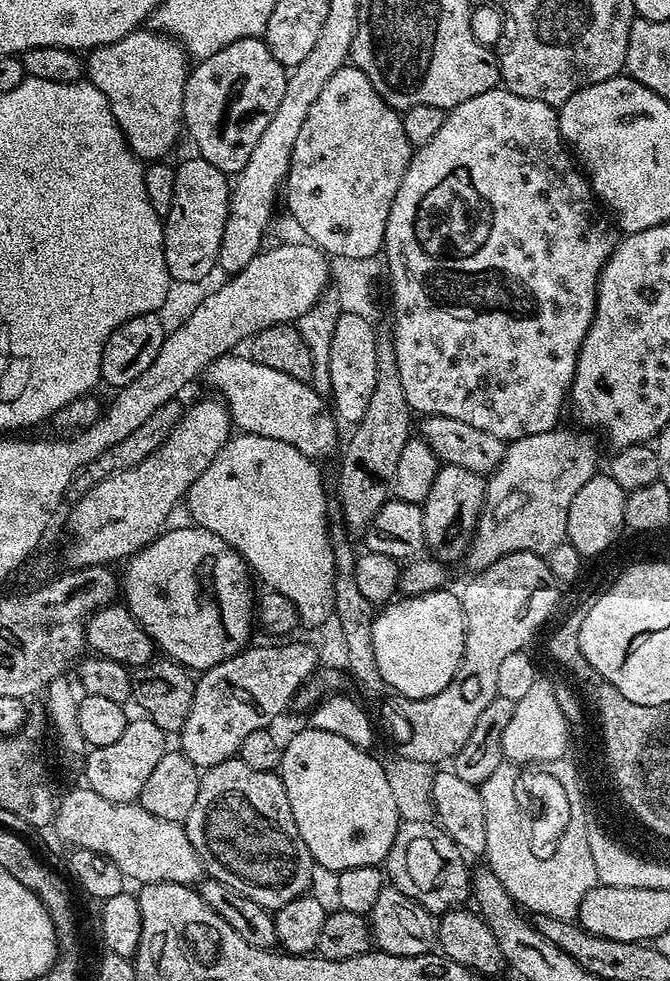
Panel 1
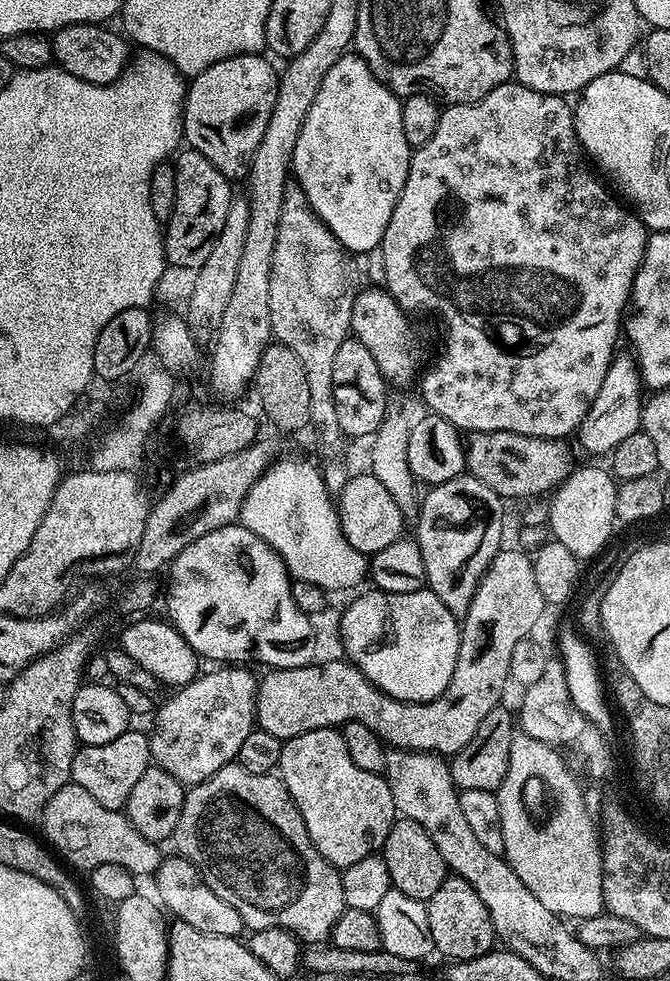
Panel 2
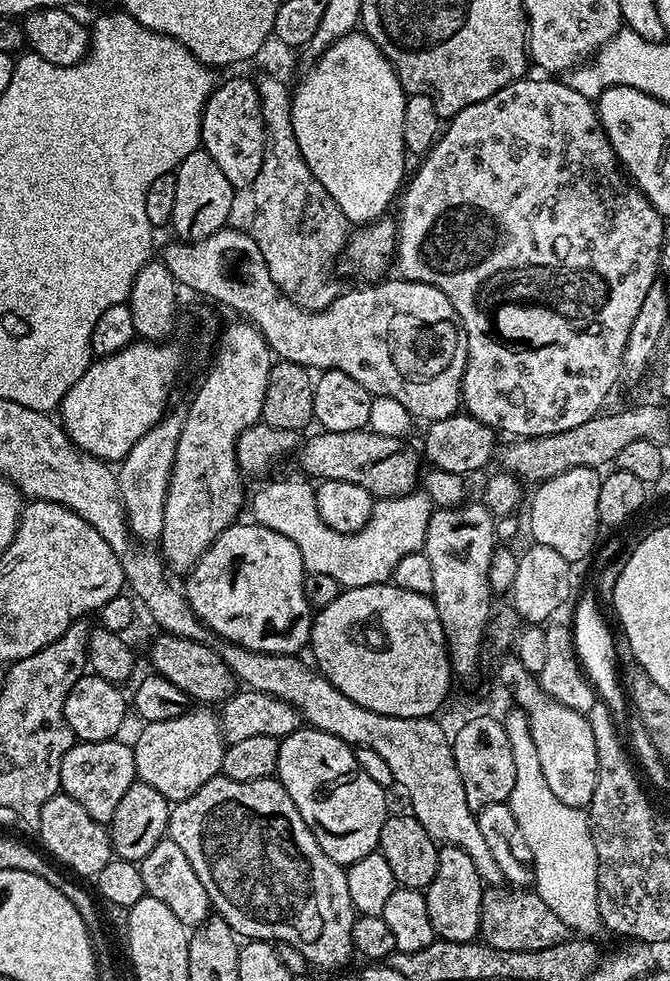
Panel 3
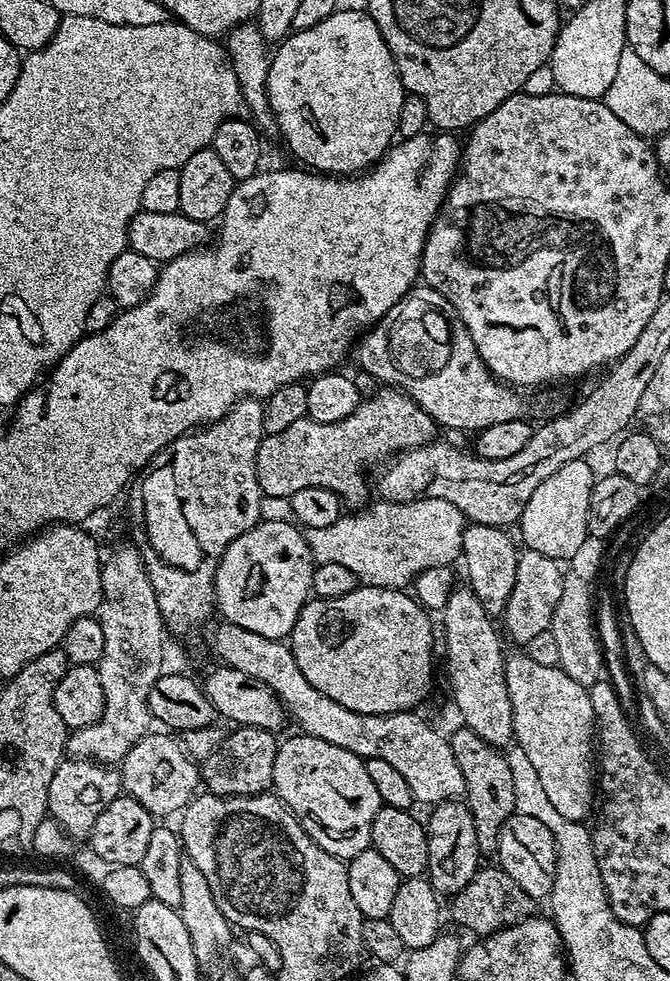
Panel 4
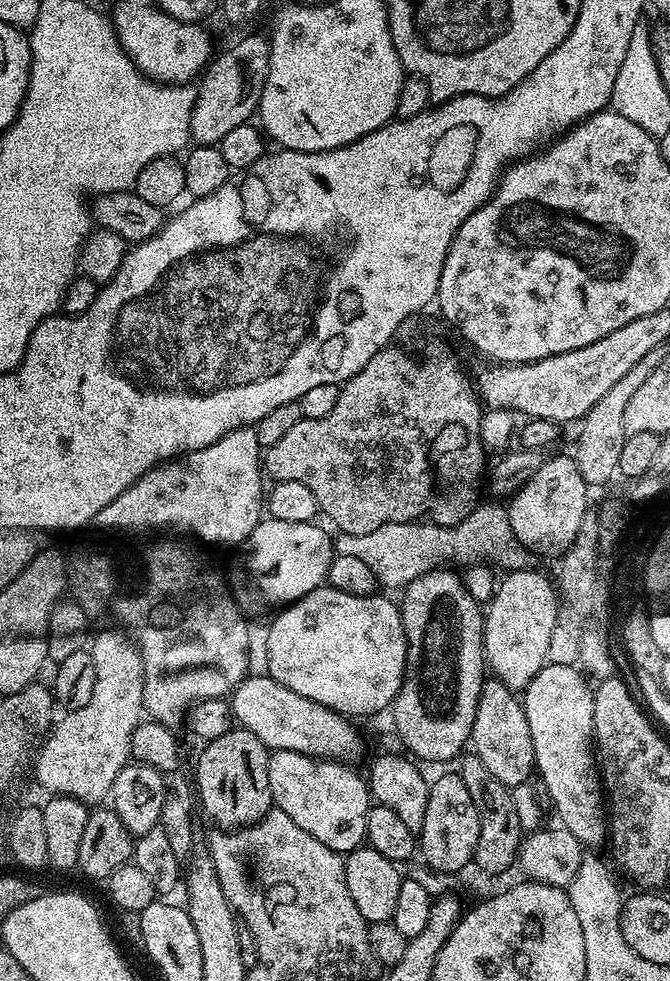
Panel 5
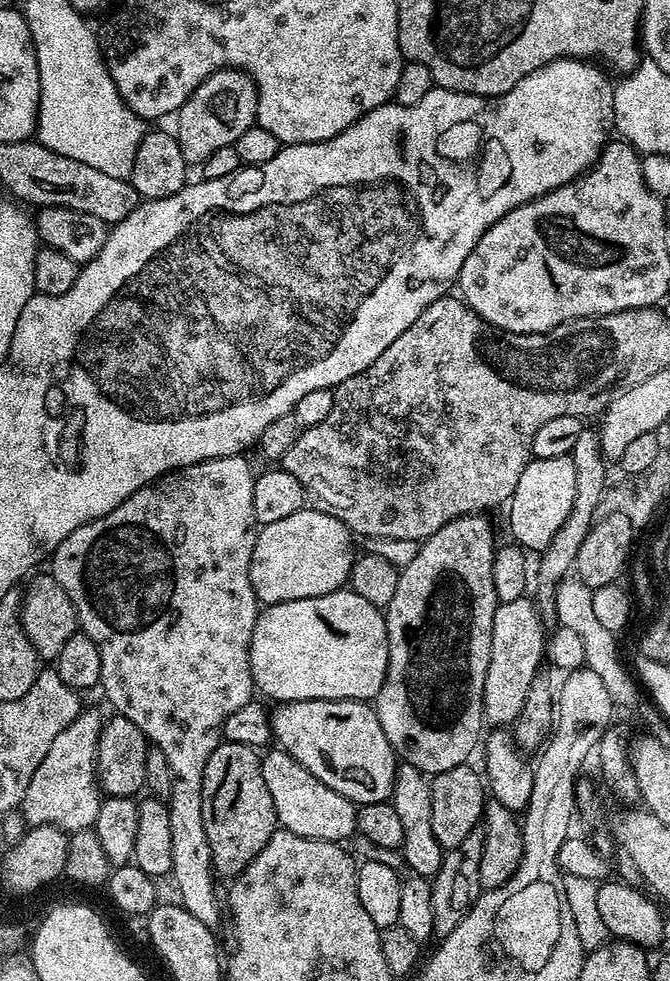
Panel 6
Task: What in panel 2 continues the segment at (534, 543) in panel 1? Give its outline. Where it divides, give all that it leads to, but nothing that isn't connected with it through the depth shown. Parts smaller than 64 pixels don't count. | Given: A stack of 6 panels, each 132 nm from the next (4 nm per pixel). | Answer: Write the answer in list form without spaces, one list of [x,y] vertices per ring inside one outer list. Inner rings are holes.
[[[617,355],[609,364],[606,378],[602,378],[602,387],[578,429],[581,446],[592,456],[607,457],[618,446],[618,442],[630,438],[630,434],[642,428],[646,389],[635,363],[625,356]]]

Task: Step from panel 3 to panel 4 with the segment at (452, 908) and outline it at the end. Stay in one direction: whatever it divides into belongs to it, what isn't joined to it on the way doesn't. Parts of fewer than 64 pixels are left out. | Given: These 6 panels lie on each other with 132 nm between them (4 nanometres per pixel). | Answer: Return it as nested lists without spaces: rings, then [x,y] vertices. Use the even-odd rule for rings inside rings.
[[[463,799],[444,800],[431,809],[426,819],[426,846],[428,847],[428,871],[426,878],[437,894],[451,898],[463,890],[482,867],[482,853],[478,846],[478,834],[474,831],[474,818]]]

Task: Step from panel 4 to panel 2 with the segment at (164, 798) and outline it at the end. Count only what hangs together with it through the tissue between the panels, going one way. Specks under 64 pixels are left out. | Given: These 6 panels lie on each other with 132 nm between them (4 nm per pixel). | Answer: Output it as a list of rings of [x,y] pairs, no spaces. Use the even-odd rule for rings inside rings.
[[[216,666],[213,672],[205,671],[197,675],[195,680],[175,689],[172,697],[164,705],[157,707],[154,712],[156,721],[152,724],[152,732],[148,736],[150,750],[155,767],[174,774],[185,786],[200,784],[208,780],[222,766],[236,760],[238,750],[242,750],[242,742],[246,734],[254,731],[256,724],[256,694],[258,680],[252,677],[253,669],[248,666]]]

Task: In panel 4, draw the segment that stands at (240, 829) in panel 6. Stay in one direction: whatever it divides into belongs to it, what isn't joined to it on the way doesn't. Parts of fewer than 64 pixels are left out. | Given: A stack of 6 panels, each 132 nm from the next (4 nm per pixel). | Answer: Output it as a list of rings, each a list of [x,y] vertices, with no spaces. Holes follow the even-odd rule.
[[[236,726],[231,730],[233,732],[228,732],[217,749],[202,763],[200,779],[203,787],[213,796],[259,796],[267,793],[272,788],[274,758],[278,747],[277,737],[261,728]]]

